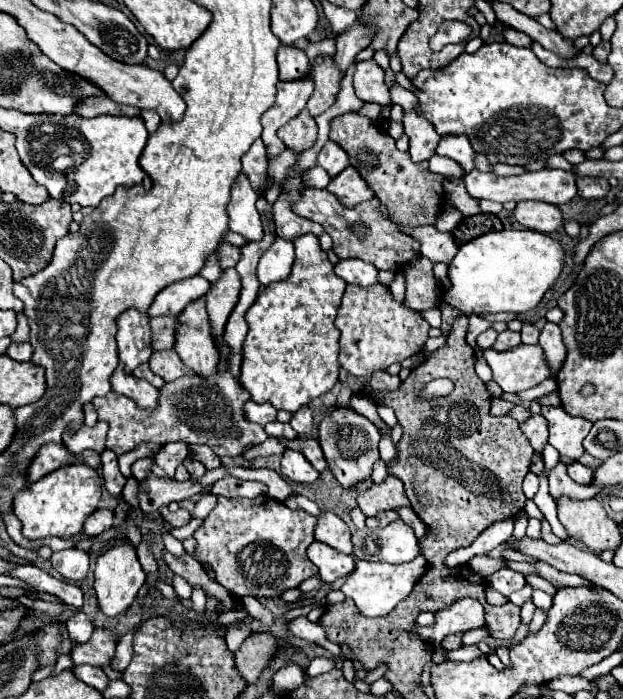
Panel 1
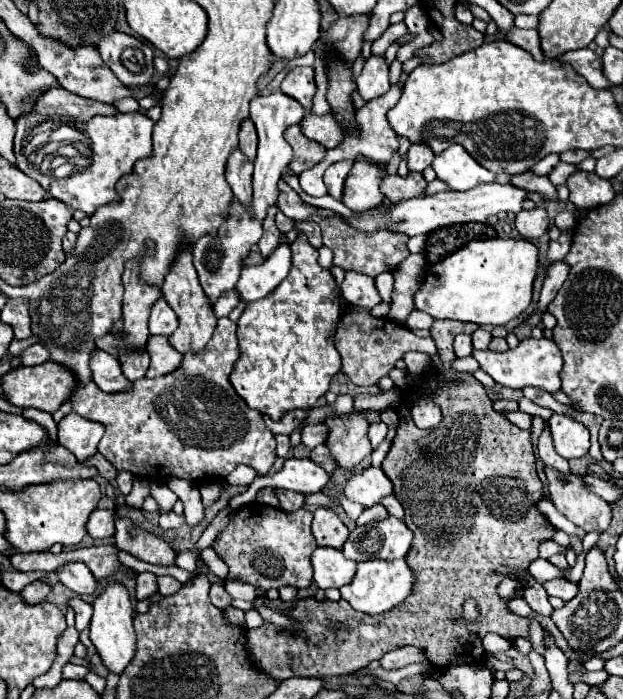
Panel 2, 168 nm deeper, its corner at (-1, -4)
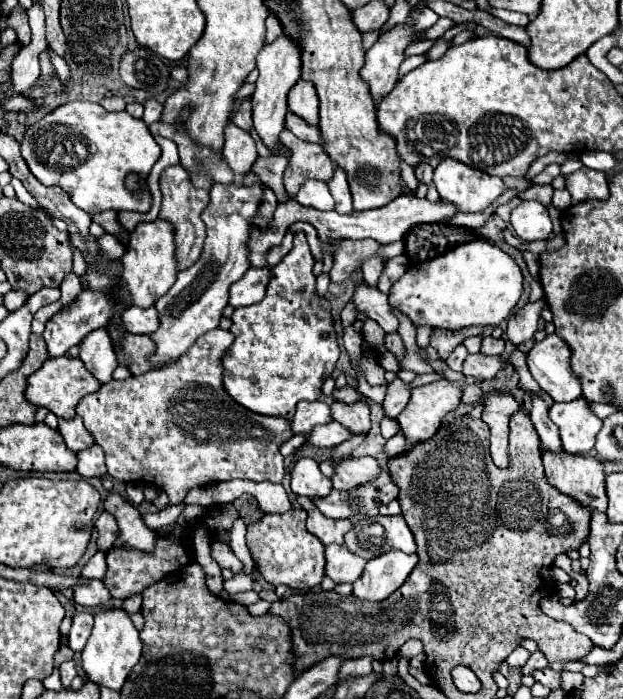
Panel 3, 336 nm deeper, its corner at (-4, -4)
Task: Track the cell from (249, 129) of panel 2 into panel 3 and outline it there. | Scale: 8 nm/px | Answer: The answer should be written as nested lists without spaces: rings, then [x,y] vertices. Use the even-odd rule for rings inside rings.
[[[243,101],[243,105],[239,107],[239,111],[233,115],[231,119],[237,127],[241,127],[243,131],[253,131],[253,117],[251,117],[251,101]]]

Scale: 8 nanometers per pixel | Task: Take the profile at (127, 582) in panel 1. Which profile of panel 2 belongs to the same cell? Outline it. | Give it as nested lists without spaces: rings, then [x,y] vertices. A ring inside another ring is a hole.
[[[108,585],[104,593],[100,593],[94,601],[94,615],[90,621],[90,641],[94,643],[104,667],[110,673],[122,675],[126,665],[132,661],[136,653],[136,633],[132,627],[134,619],[134,607],[130,603],[128,591],[124,585]]]

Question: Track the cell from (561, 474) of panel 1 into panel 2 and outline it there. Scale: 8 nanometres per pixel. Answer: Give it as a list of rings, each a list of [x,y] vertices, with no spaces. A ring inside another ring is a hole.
[[[544,427],[542,435],[540,435],[540,439],[538,439],[538,455],[540,455],[540,459],[544,461],[544,465],[554,467],[554,469],[558,469],[558,471],[562,471],[562,473],[568,473],[568,471],[570,471],[568,461],[556,453],[554,443],[552,443],[552,435],[550,435],[550,429],[548,429],[548,427]]]

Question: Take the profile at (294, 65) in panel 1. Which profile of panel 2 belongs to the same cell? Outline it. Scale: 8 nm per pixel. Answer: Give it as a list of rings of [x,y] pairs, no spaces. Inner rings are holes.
[[[296,67],[282,81],[282,93],[296,99],[306,111],[312,109],[312,99],[316,95],[314,69],[312,67]]]

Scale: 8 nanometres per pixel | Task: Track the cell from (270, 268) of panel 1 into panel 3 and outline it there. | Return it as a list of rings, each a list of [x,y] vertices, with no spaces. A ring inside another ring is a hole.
[[[251,267],[245,273],[245,277],[241,277],[235,285],[231,285],[229,305],[231,307],[247,307],[251,303],[259,303],[267,291],[269,279],[271,279],[271,269]]]

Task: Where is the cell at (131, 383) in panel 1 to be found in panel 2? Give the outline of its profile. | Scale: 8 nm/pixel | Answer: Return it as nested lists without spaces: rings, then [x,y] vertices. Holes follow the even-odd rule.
[[[96,349],[90,359],[90,369],[92,369],[92,381],[96,381],[96,385],[102,391],[116,393],[116,391],[130,389],[130,381],[122,375],[120,363],[114,355]]]

